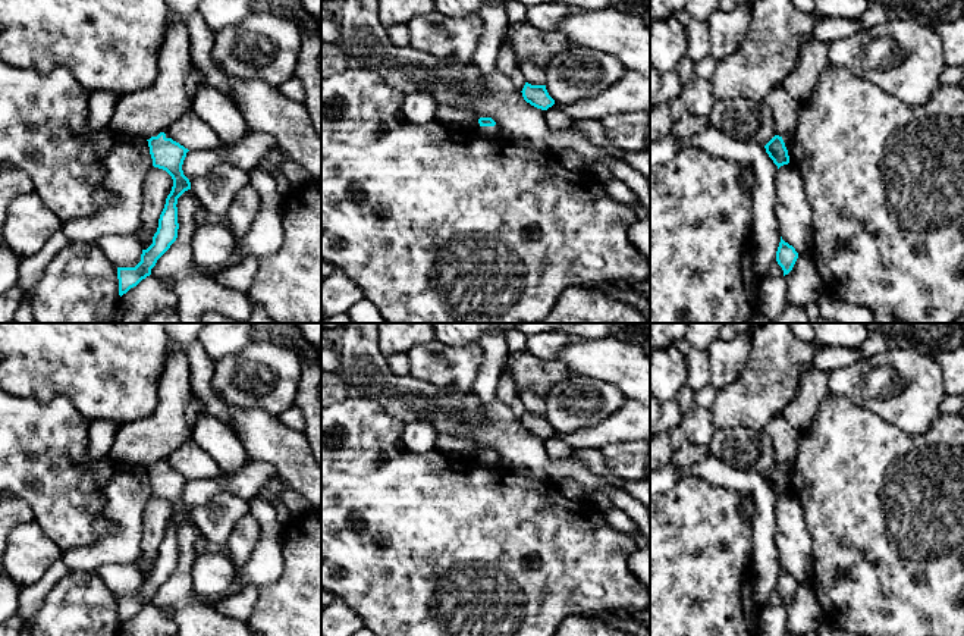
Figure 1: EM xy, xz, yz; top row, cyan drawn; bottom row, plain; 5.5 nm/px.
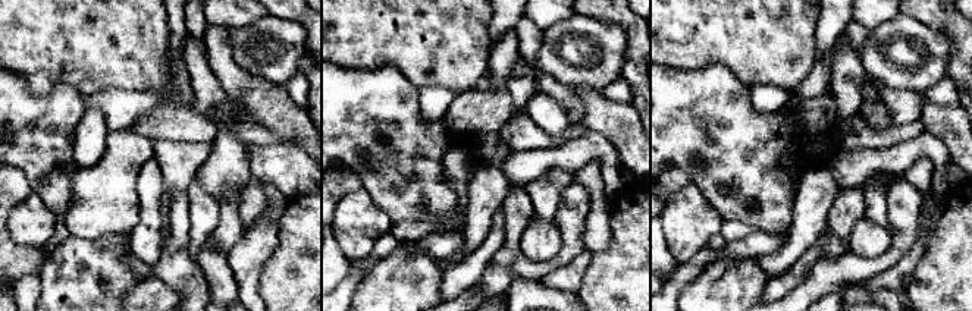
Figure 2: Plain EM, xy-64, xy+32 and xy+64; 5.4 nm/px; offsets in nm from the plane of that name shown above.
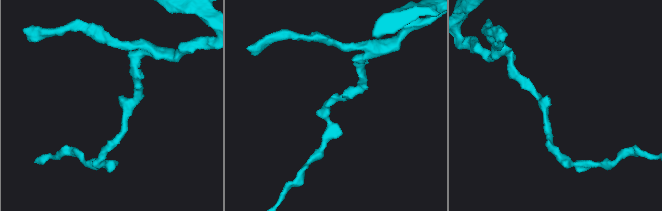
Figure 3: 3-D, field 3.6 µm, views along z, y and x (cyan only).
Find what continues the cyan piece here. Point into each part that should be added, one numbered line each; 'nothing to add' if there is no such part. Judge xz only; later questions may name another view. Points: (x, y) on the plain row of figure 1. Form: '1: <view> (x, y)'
1: xz (493, 461)

